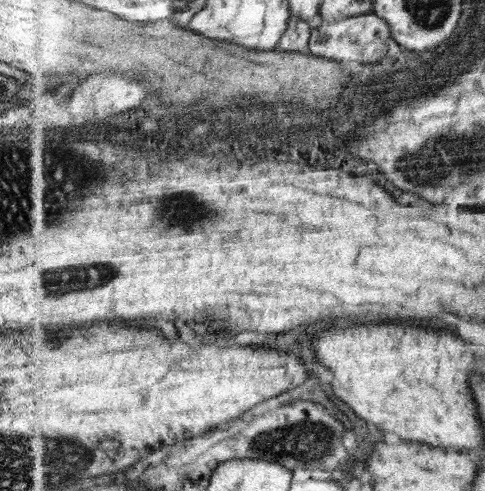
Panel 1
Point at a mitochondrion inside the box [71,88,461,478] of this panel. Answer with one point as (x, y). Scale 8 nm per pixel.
(300, 439)

